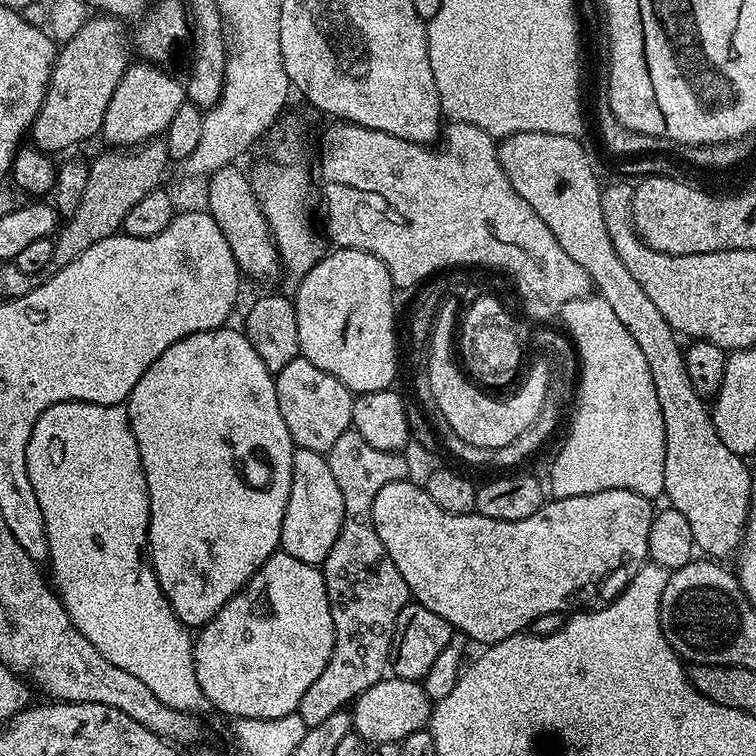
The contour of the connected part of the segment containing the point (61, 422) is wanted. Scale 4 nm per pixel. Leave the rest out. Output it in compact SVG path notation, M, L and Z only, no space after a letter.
M71 400L50 406L38 418L34 430L30 434L30 442L26 446L26 466L30 474L30 482L34 486L34 494L38 498L38 506L42 506L42 518L46 522L46 534L48 535L48 560L52 564L52 576L55 591L64 603L69 618L90 646L106 658L106 662L114 662L126 674L134 674L134 678L141 680L166 706L170 706L179 712L191 712L200 714L203 708L209 707L208 699L202 694L198 686L198 674L194 674L194 636L188 625L183 624L174 614L170 602L164 596L164 591L158 586L156 575L146 555L148 546L148 519L150 518L150 502L148 501L148 487L146 486L146 474L142 470L142 458L138 454L138 442L132 433L132 427L128 421L128 410L124 404L91 404L81 400Z

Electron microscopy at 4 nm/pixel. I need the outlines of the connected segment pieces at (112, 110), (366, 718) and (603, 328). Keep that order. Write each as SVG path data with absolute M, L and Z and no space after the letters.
M147 62L129 63L114 90L114 98L110 98L110 106L106 106L106 118L100 127L102 140L108 143L105 145L116 150L131 150L167 133L174 114L178 114L186 102L186 88L164 71L168 70Z
M389 675L356 697L350 711L353 729L361 741L372 746L400 744L410 734L425 731L432 719L434 700L428 697L424 686L419 680L403 680L400 676Z
M589 294L584 297L576 298L573 301L566 302L558 308L558 314L560 314L560 320L568 327L566 329L567 335L570 337L572 344L575 345L575 349L579 357L579 375L578 375L578 395L574 400L574 407L576 406L576 417L572 420L572 429L568 432L568 441L560 448L560 453L556 456L556 461L552 464L552 488L550 484L550 492L553 497L556 498L570 498L571 496L581 496L582 494L594 494L595 492L601 492L602 490L630 490L634 494L642 494L649 498L659 497L664 490L664 463L666 462L666 434L664 433L664 423L662 422L662 410L658 406L658 394L654 390L654 378L650 378L650 366L646 366L646 358L642 355L642 350L638 350L638 342L634 342L634 338L630 338L630 330L626 330L626 326L622 326L622 322L618 322L617 316L614 314L614 310L610 310L610 305L607 304L603 298L598 294Z

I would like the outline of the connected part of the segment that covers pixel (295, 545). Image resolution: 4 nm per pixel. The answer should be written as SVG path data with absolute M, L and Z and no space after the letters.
M296 448L292 454L290 498L286 502L286 514L282 518L280 548L290 554L290 558L298 558L298 562L323 565L342 530L343 521L342 490L338 490L338 481L330 470L327 455Z

